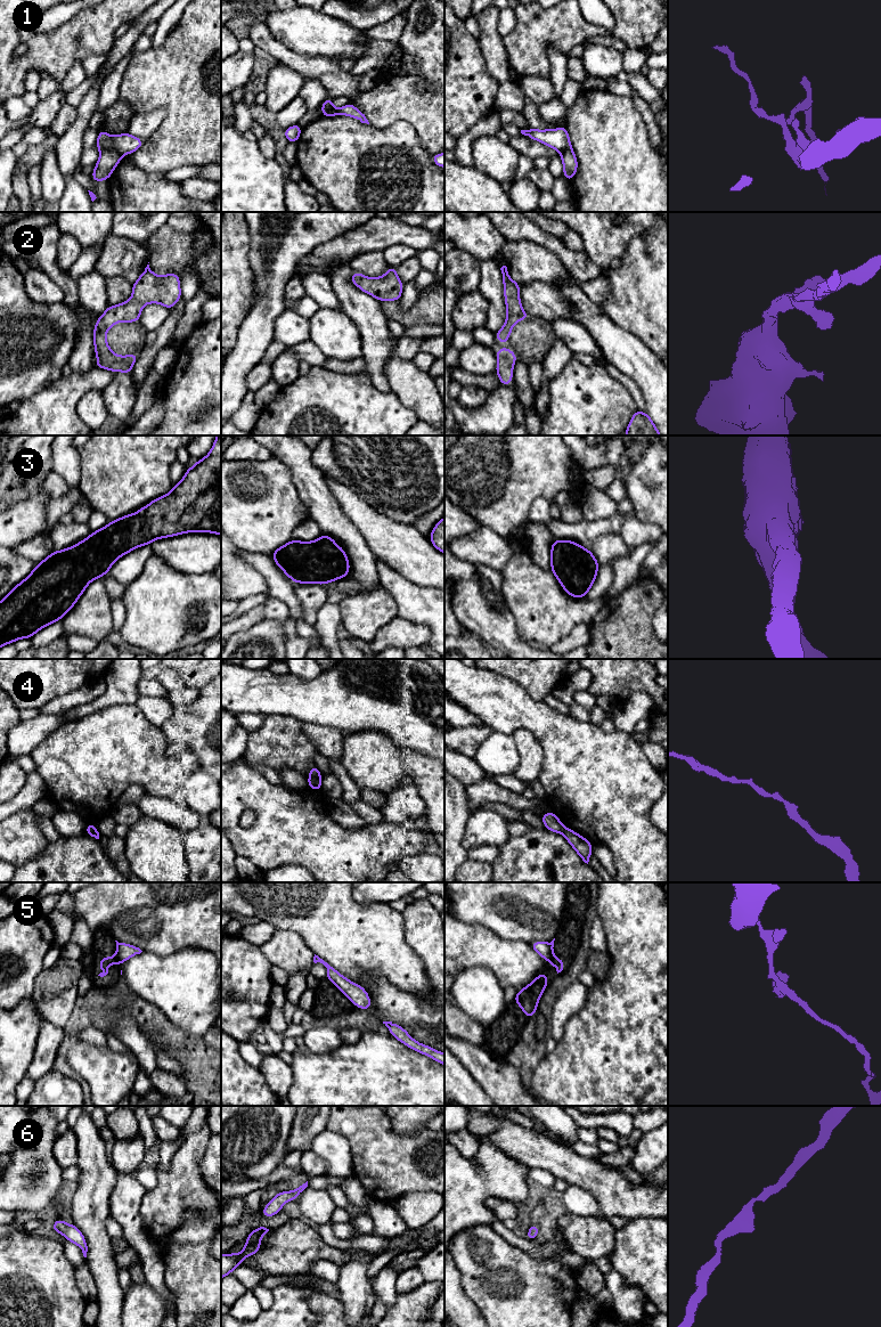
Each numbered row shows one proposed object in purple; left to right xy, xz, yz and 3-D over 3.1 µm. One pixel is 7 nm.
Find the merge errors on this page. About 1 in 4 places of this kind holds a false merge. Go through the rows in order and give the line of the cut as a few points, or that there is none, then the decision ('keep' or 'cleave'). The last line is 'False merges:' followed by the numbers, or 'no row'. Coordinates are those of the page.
1: cut in xy along (99, 149), (114, 148), (121, 155); cleave
2: no cut; keep
3: no cut; keep
4: cut in xz along (309, 776), (320, 778); cleave
5: cut in yz along (553, 954), (548, 961); cleave
6: no cut; keep
False merges: 1, 4, 5

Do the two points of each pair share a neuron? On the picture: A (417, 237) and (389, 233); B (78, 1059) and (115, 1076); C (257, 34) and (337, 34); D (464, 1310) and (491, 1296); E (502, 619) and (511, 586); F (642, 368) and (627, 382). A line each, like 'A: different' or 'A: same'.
A: same
B: same
C: different
D: different
E: different
F: different

